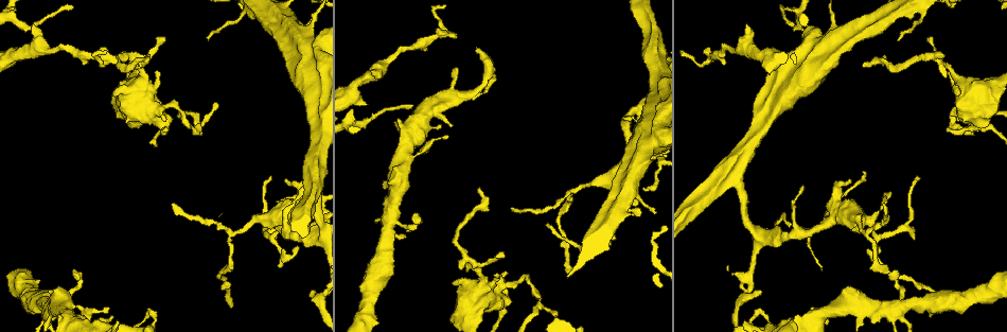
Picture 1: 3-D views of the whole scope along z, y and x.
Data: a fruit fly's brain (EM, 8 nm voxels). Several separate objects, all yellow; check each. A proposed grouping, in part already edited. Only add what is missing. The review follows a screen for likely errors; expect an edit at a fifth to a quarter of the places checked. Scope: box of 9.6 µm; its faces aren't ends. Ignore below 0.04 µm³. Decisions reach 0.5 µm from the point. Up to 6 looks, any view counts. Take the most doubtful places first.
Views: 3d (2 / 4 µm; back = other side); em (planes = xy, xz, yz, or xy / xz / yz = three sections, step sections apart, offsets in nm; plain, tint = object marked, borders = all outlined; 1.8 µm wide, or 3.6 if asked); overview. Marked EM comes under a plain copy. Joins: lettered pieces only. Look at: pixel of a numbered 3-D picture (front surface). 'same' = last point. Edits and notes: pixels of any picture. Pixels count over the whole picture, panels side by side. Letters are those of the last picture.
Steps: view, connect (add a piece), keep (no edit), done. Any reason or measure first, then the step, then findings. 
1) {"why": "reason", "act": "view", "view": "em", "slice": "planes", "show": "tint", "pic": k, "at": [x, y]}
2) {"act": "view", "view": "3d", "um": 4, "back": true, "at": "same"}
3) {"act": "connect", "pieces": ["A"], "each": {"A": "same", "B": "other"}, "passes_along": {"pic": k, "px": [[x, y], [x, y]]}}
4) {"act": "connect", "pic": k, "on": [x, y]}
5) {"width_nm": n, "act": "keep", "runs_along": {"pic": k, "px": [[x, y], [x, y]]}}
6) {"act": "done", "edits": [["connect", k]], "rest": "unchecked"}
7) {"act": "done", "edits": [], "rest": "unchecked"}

{"why": "end of a long branch", "act": "view", "view": "3d", "um": 4, "pic": 1, "at": [864, 67]}

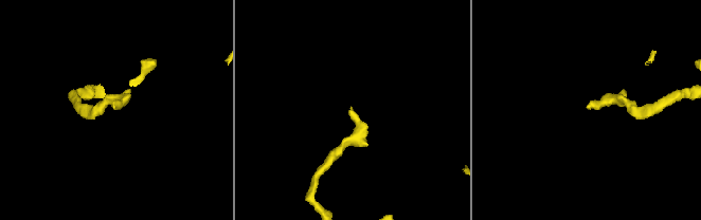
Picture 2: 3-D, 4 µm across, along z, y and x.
{"why": "shape alone is not enough", "act": "view", "view": "em", "slice": "planes", "show": "borders", "pic": 2, "at": [112, 107]}

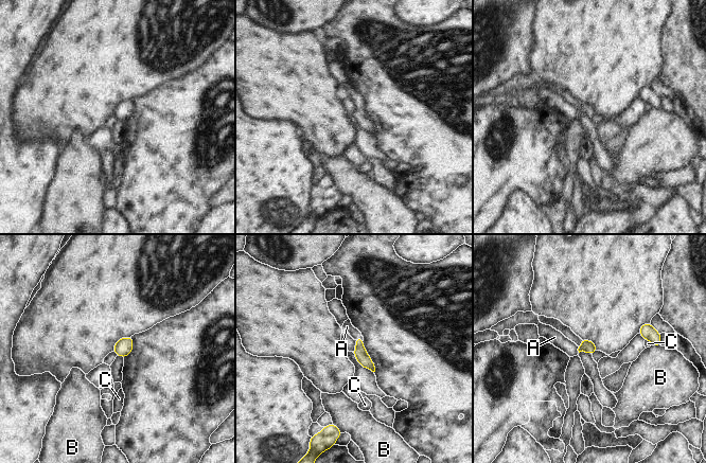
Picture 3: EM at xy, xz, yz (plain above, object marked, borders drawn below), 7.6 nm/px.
{"width_nm": 90, "act": "connect", "pieces": ["A"], "each": {"A": "same", "B": "other", "C": "other"}, "passes_along": {"pic": 3, "px": [[363, 357], [359, 336], [347, 326]]}, "found": "it goes on there"}

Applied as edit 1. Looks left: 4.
{"why": "free end", "act": "view", "view": "em", "slice": "xz", "step": 8, "show": "borders", "pic": 1, "at": [763, 311]}

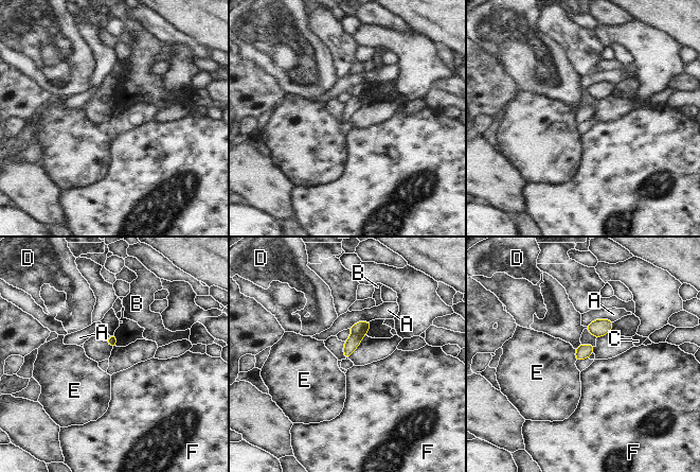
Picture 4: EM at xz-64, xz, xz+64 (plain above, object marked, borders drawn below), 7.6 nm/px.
{"act": "keep", "each": {"A": "other", "B": "other", "C": "other", "D": "other", "E": "other", "F": "other"}, "border": {"pic": 4, "px": [[574, 349], [575, 362]]}, "found": "no lettered piece goes on from it"}

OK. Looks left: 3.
{"why": "stops while still wide", "act": "view", "view": "em", "slice": "planes", "show": "tint", "pic": 1, "at": [604, 210]}

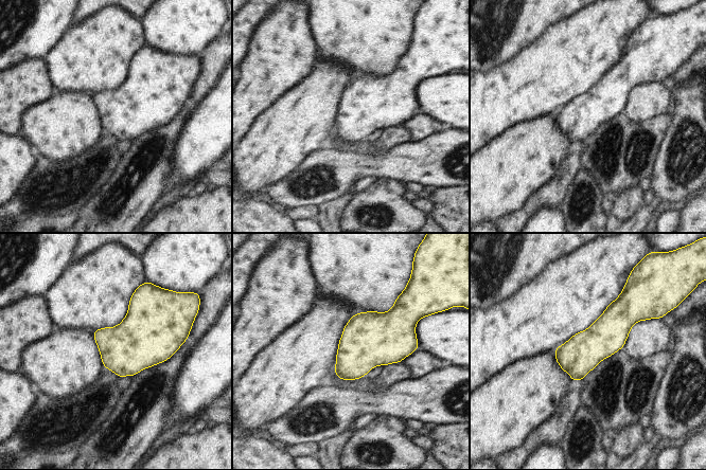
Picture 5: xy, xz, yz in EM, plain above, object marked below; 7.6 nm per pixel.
{"act": "view", "view": "em", "slice": "planes", "show": "borders", "at": "same"}

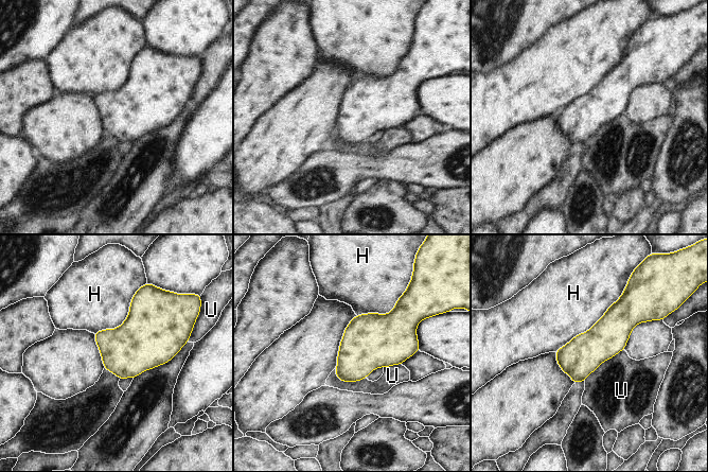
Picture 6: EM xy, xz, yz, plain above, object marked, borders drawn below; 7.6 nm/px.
{"act": "keep", "each": {"H": "other", "U": "other"}, "found": "none of them fits"}

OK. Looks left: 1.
{"act": "done", "edits": [["connect", 3]], "rest": "unchecked"}

